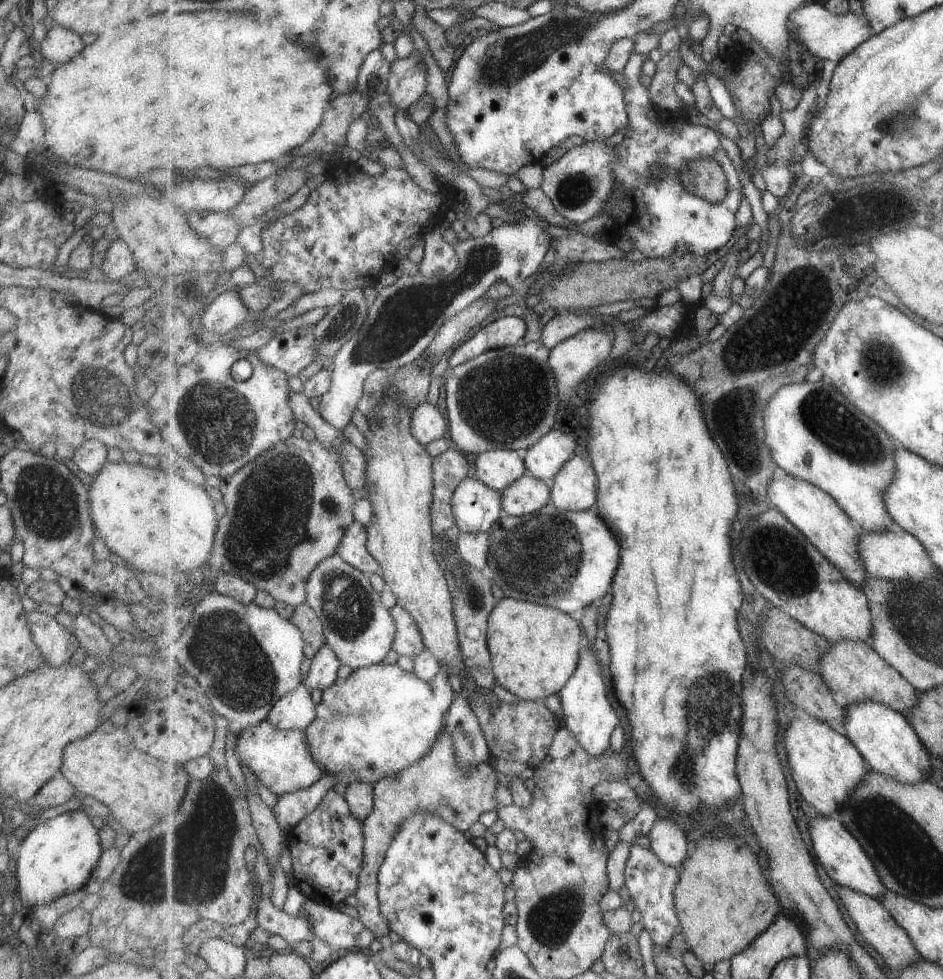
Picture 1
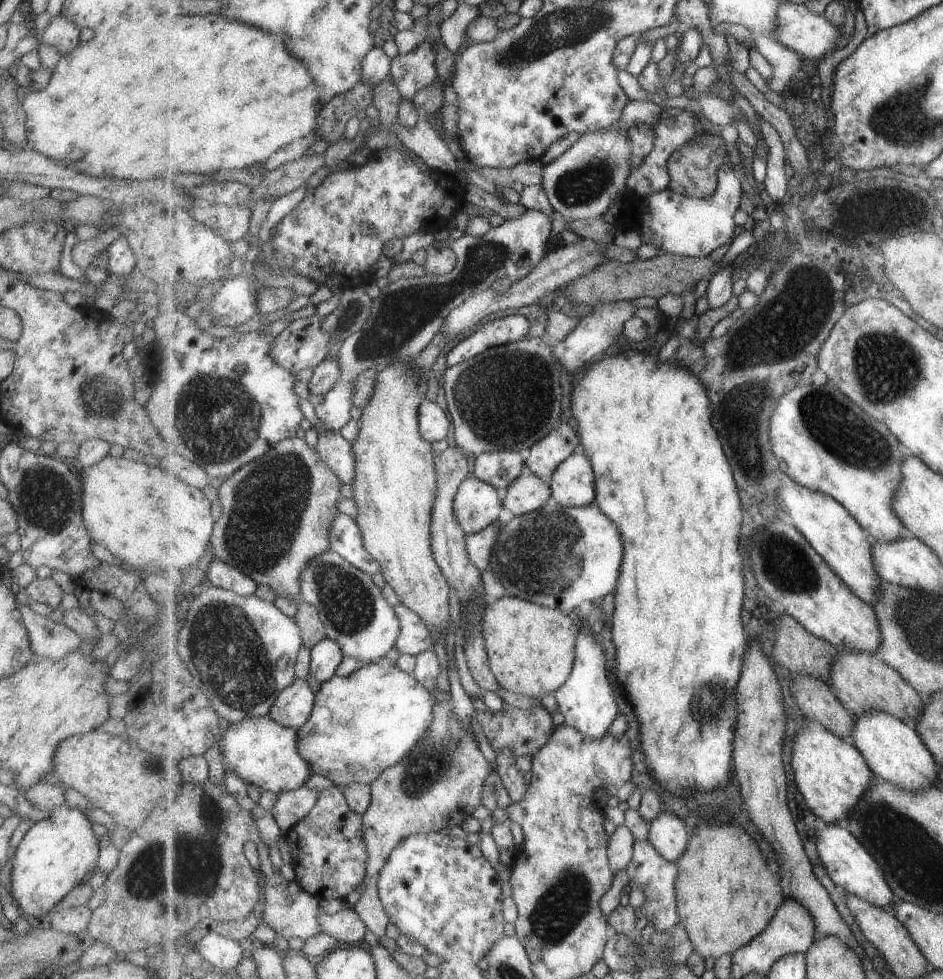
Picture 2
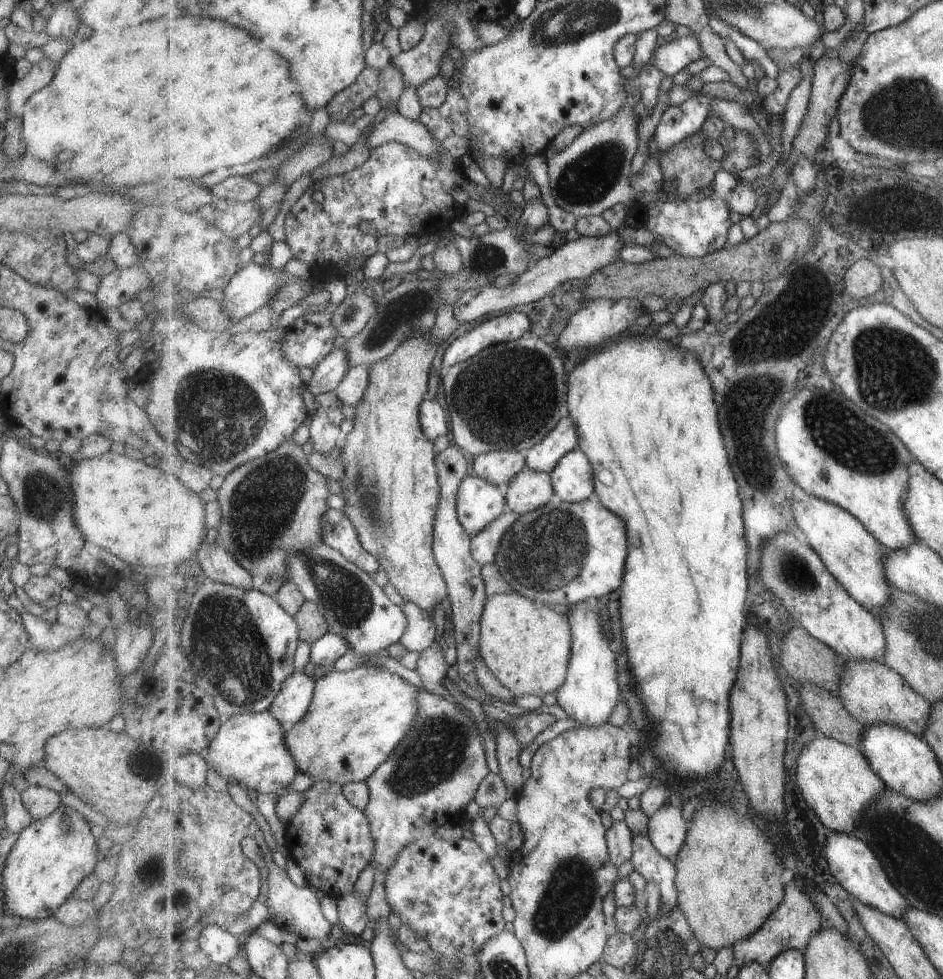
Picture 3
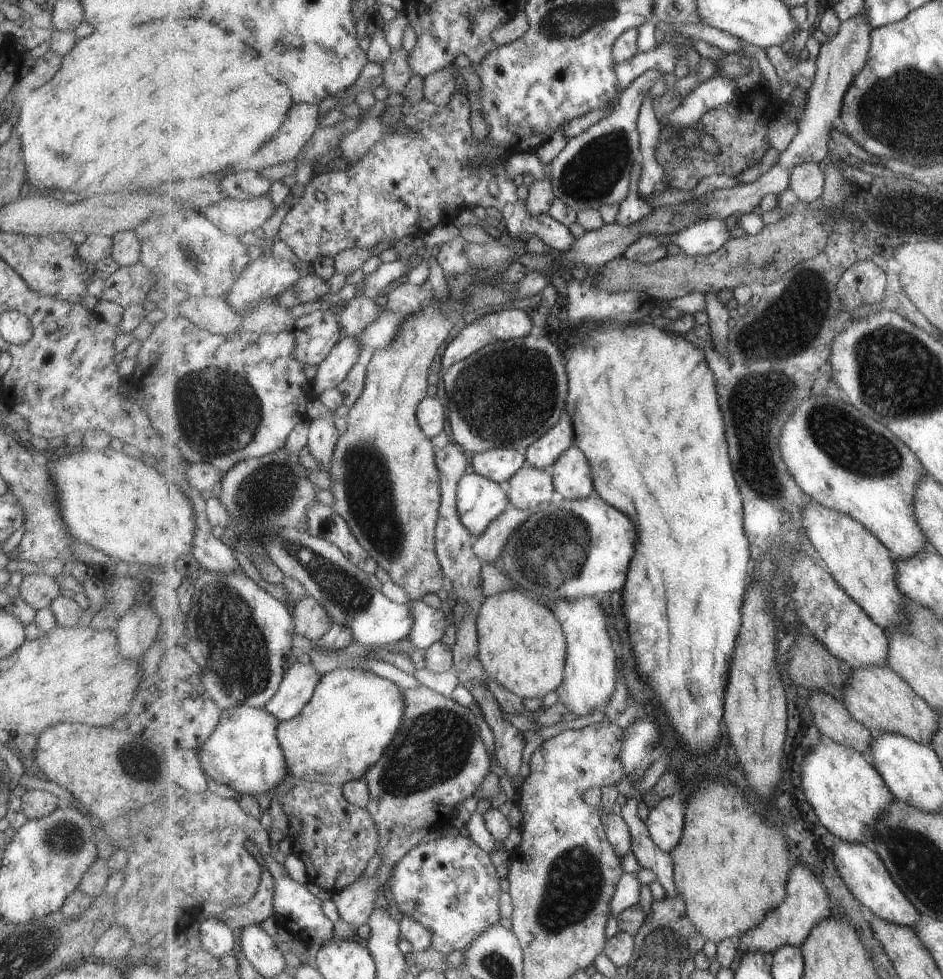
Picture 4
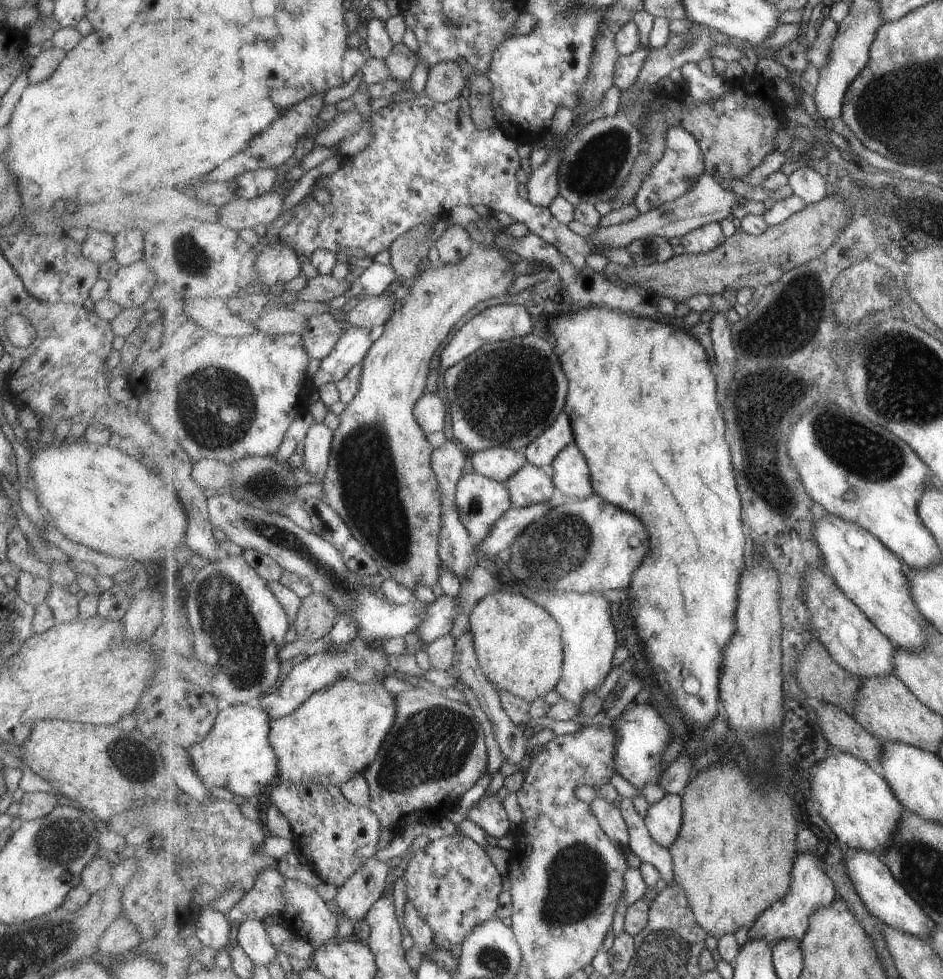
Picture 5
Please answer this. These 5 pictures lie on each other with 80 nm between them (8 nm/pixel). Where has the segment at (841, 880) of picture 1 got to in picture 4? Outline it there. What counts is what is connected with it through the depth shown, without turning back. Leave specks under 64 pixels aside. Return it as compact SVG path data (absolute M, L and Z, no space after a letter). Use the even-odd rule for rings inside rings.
M843 841L839 848L835 848L835 864L839 868L839 874L845 885L861 902L863 908L871 909L882 919L904 927L913 928L920 922L922 913L917 910L904 890L897 886L888 866L873 847L863 843Z

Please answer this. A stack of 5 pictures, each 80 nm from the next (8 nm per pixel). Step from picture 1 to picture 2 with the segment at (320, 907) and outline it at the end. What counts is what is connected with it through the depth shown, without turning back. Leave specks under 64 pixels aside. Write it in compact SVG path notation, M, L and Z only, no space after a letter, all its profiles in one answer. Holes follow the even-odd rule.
M355 906L347 907L332 915L320 910L320 923L323 932L337 940L337 945L363 945L363 936L367 934L368 926L356 911Z

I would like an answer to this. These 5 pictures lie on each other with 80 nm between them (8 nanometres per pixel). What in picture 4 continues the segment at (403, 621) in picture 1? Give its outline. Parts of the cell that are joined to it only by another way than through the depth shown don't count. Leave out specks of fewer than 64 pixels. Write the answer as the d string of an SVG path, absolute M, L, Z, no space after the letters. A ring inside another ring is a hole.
M415 600L409 605L412 606L414 616L414 625L409 638L416 648L428 649L434 642L443 638L453 608L449 610L446 603L436 608L421 600Z

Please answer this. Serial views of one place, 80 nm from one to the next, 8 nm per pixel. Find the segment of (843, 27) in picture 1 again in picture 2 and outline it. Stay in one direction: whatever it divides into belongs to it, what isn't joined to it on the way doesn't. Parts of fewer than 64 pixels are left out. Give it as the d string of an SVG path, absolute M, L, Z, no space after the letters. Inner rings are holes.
M783 3L777 13L777 28L774 39L800 53L805 59L819 60L835 50L835 42L841 36L840 27L836 27L825 14L813 14L807 6L795 3Z

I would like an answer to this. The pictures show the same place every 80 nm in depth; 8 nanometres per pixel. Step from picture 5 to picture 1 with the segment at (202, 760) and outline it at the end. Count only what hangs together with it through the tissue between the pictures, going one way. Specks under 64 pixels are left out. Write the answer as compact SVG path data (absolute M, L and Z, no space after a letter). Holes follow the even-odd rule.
M267 719L258 725L236 730L235 752L237 760L242 761L256 777L257 784L265 786L278 797L310 787L325 775L313 758L305 730L281 730Z

